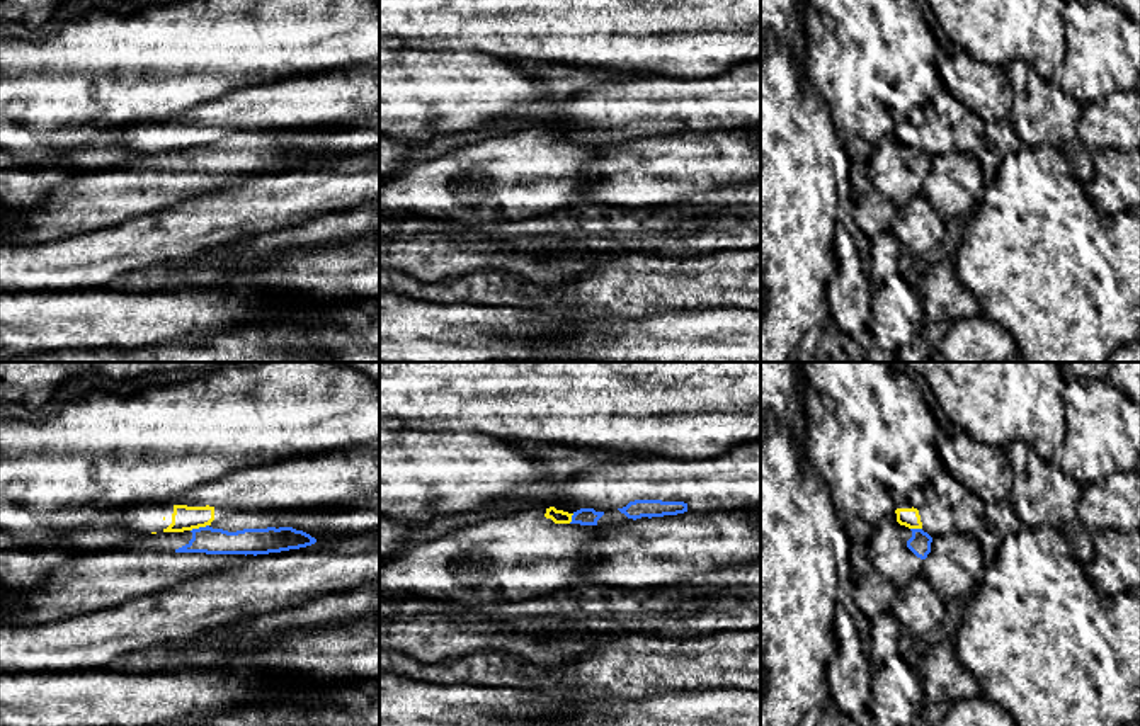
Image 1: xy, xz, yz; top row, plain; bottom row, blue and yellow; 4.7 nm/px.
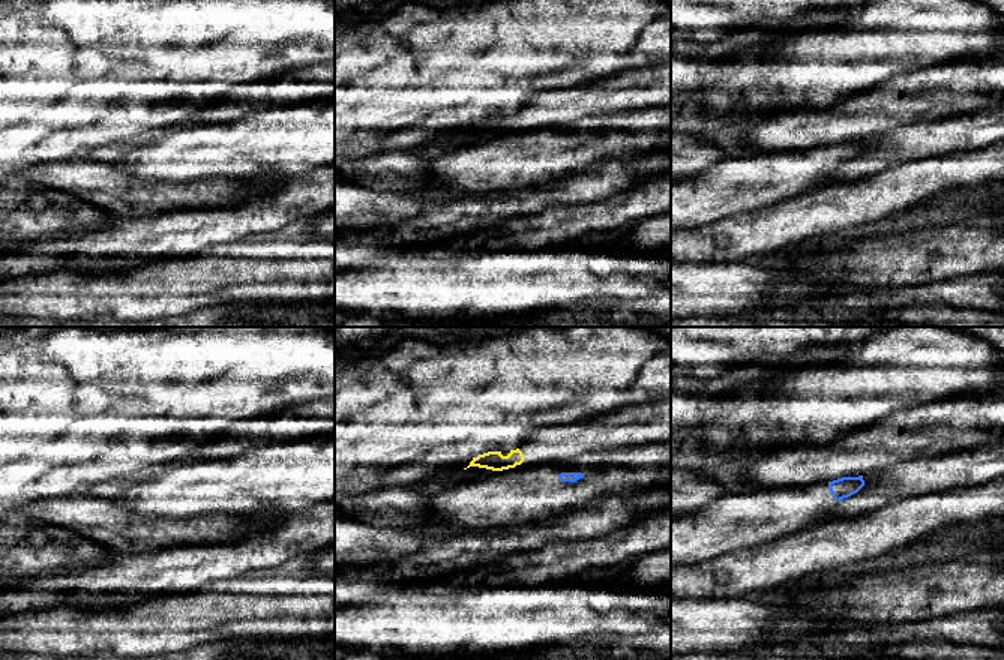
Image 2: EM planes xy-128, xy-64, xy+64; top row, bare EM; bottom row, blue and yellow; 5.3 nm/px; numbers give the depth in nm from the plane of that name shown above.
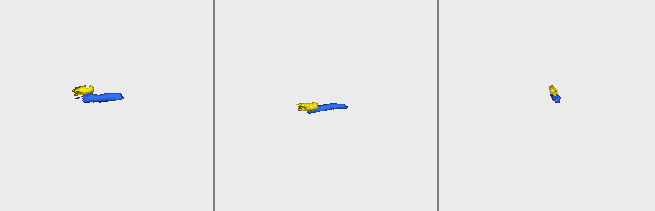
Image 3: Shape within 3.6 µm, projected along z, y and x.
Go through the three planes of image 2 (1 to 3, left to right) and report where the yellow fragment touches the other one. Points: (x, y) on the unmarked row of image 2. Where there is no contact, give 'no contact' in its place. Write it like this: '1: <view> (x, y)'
1: no contact
2: no contact
3: no contact

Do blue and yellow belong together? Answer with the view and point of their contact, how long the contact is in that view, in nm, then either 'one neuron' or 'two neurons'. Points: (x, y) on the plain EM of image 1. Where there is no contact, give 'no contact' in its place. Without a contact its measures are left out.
xy (199, 147) | 90 nm | two neurons

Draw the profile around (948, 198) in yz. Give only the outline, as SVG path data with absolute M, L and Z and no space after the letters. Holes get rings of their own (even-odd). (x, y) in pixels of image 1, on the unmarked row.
M951 150L932 156L922 194L944 221L968 218L985 194L982 167L972 153Z

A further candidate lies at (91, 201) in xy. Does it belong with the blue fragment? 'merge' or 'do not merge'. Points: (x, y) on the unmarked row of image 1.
merge

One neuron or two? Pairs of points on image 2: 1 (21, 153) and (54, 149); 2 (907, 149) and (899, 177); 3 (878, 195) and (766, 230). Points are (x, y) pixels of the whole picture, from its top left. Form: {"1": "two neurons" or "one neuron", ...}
{"1": "one neuron", "2": "two neurons", "3": "one neuron"}

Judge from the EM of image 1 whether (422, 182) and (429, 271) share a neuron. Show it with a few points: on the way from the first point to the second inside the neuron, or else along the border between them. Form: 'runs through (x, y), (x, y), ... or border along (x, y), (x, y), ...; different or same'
border along (417, 215), (427, 215), (436, 220); different

